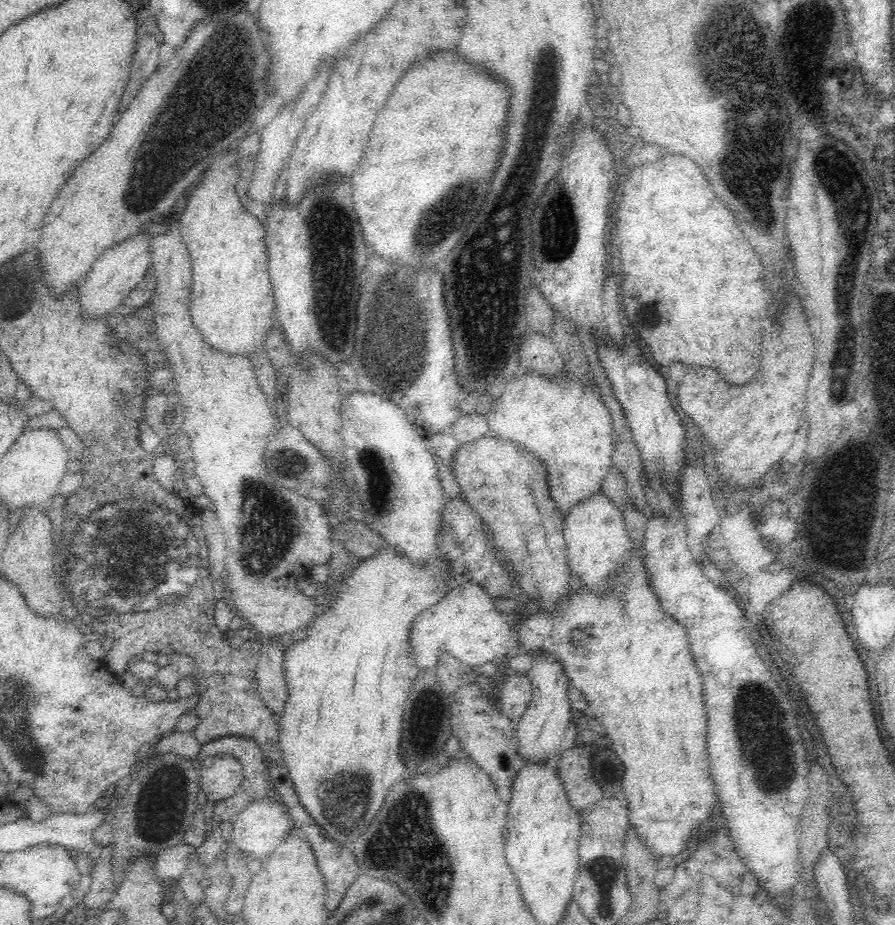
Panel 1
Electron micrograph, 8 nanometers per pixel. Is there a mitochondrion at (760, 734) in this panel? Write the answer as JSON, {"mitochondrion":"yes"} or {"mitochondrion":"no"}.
{"mitochondrion":"yes"}

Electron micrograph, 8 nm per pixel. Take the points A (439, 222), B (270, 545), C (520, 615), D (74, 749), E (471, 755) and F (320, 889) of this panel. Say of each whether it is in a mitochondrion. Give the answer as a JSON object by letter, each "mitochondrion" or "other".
{"A":"mitochondrion","B":"mitochondrion","C":"other","D":"other","E":"other","F":"other"}

